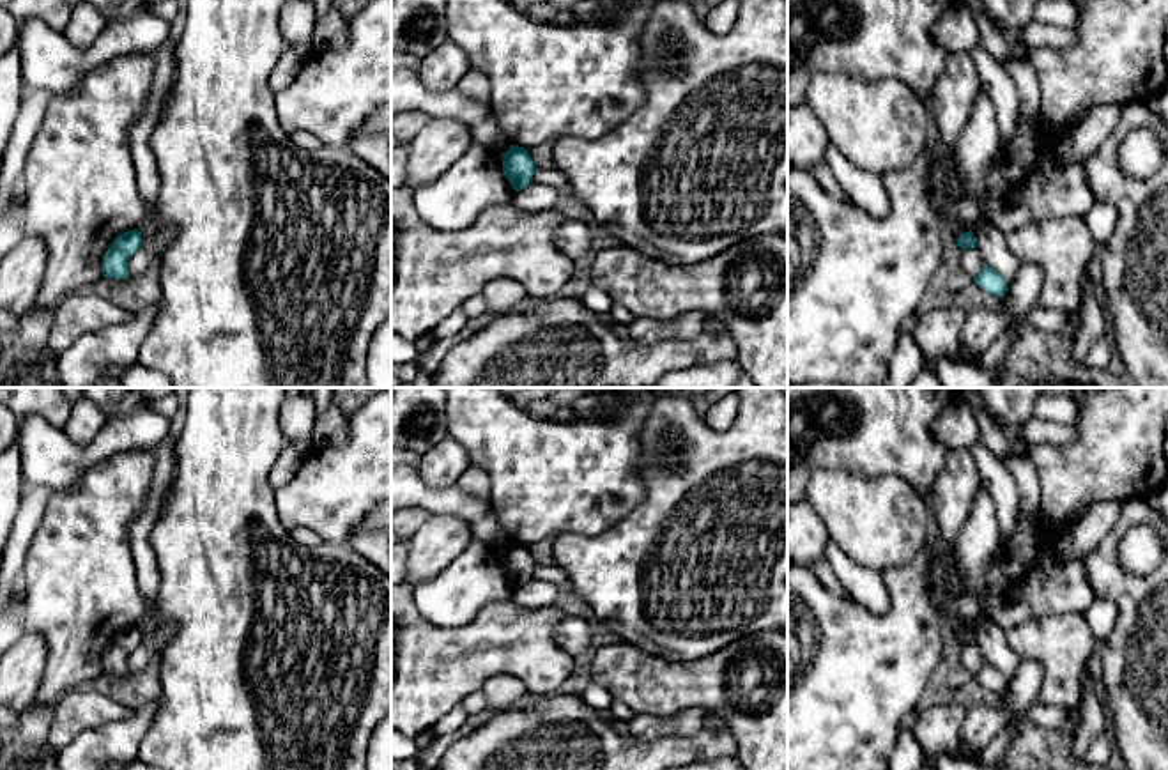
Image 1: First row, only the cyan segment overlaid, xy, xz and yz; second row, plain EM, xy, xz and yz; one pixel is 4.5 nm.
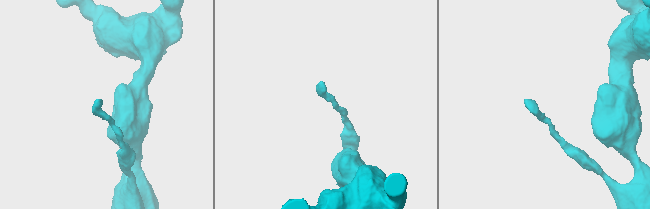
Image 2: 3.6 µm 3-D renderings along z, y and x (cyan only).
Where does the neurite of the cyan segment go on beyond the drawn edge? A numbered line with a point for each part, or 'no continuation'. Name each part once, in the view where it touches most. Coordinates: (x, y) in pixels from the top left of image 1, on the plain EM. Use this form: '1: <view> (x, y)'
no continuation

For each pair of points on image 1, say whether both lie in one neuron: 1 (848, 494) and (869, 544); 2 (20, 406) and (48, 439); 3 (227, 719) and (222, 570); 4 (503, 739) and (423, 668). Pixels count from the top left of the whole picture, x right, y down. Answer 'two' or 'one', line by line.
1: one
2: two
3: one
4: two

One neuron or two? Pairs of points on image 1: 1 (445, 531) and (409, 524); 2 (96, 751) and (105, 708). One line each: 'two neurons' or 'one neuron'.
1: two neurons
2: two neurons

